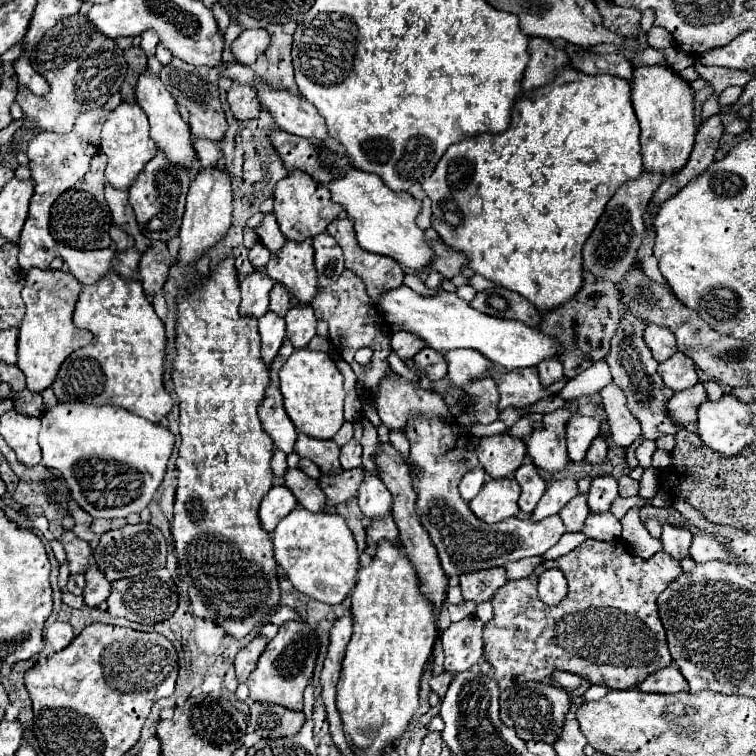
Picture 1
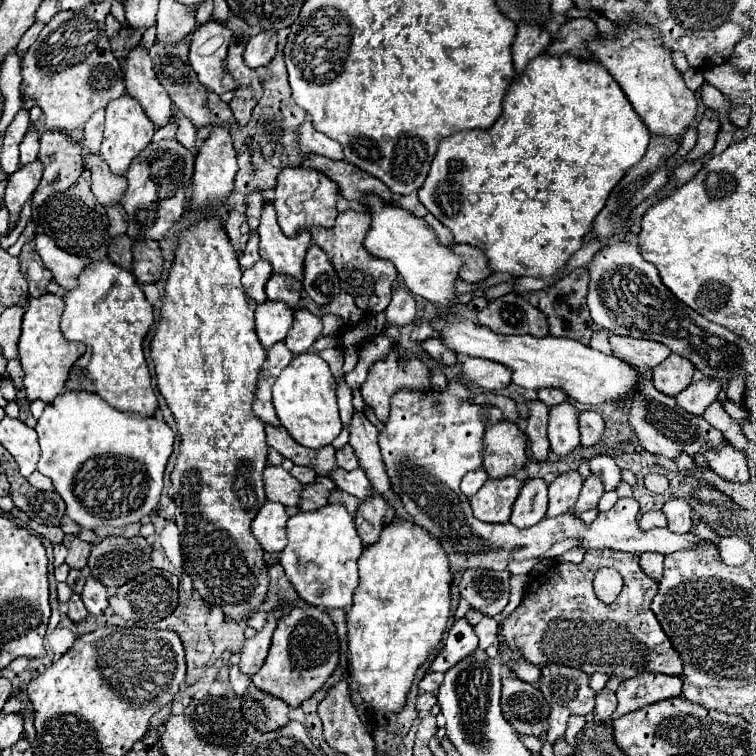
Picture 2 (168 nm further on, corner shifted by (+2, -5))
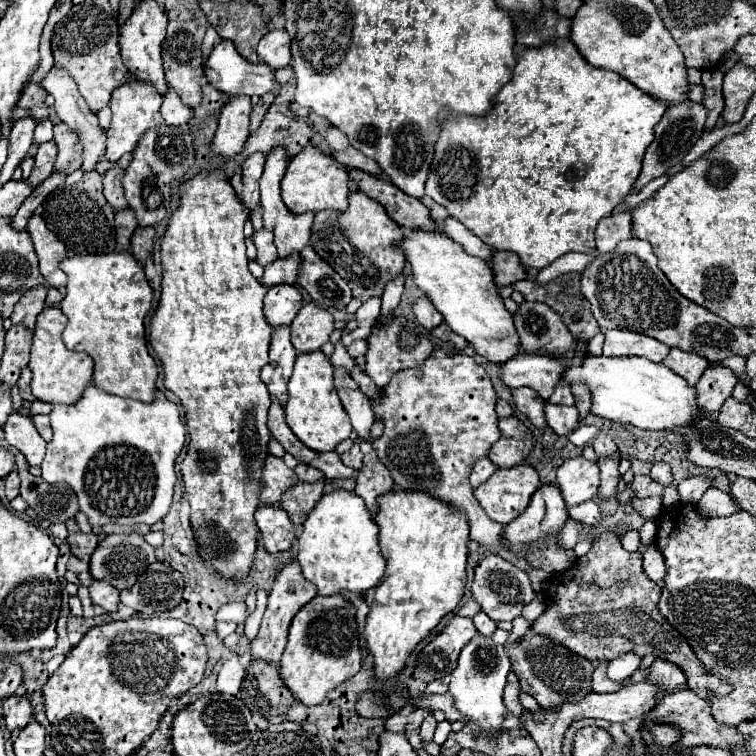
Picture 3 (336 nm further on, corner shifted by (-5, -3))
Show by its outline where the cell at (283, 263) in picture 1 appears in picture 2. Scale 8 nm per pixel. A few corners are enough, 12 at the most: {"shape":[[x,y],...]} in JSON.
{"shape":[[265,204],[259,224],[261,258],[275,274],[303,280],[311,234],[285,236],[273,206]]}

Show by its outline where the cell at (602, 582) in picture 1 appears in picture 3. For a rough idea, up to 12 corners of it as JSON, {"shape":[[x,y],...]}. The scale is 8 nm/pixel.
{"shape":[[602,534],[554,576],[532,630],[588,660],[678,664],[726,696],[658,612],[642,554]]}

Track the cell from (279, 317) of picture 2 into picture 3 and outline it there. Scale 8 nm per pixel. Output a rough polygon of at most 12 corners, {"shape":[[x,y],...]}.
{"shape":[[296,286],[268,288],[264,314],[272,326],[290,324],[300,308]]}

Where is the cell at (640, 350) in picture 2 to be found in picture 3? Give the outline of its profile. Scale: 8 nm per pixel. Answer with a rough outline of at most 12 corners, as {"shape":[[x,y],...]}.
{"shape":[[606,330],[604,356],[662,362],[670,348],[630,330]]}

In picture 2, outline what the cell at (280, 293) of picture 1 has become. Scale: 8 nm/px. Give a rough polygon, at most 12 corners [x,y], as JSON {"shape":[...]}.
{"shape":[[273,274],[265,284],[267,300],[291,310],[299,302],[299,280]]}

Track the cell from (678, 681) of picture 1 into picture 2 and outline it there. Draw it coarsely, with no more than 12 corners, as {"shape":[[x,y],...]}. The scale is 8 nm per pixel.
{"shape":[[639,674],[617,688],[613,718],[681,694],[681,678]]}

